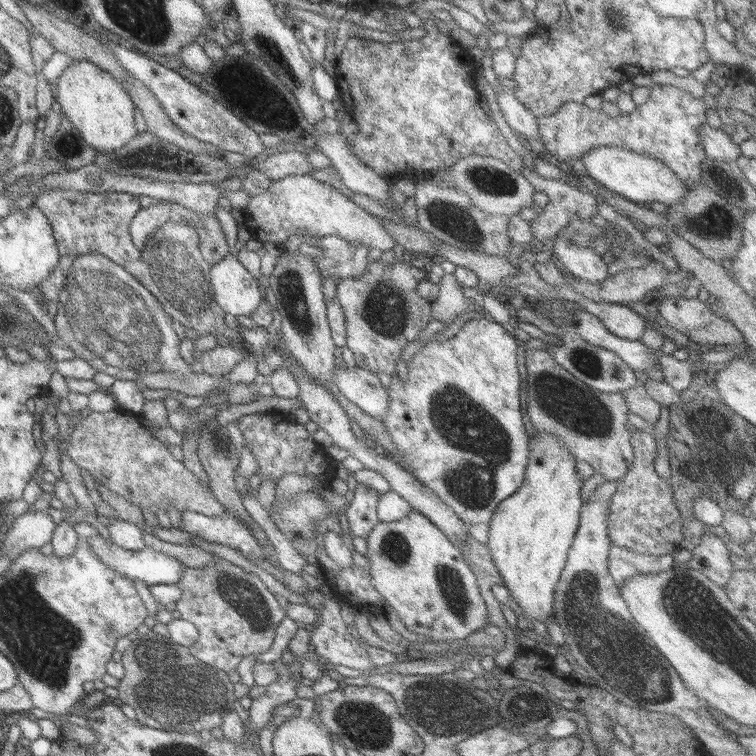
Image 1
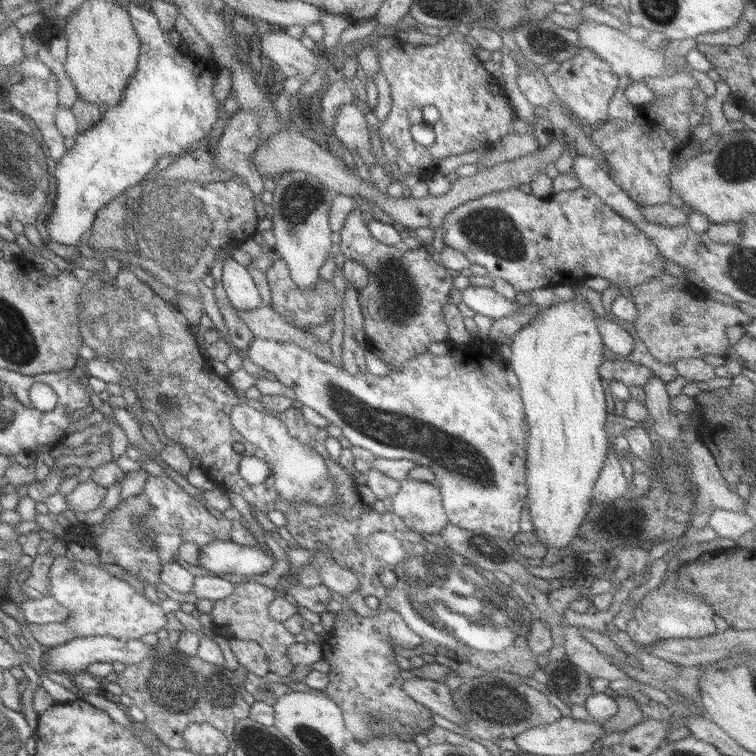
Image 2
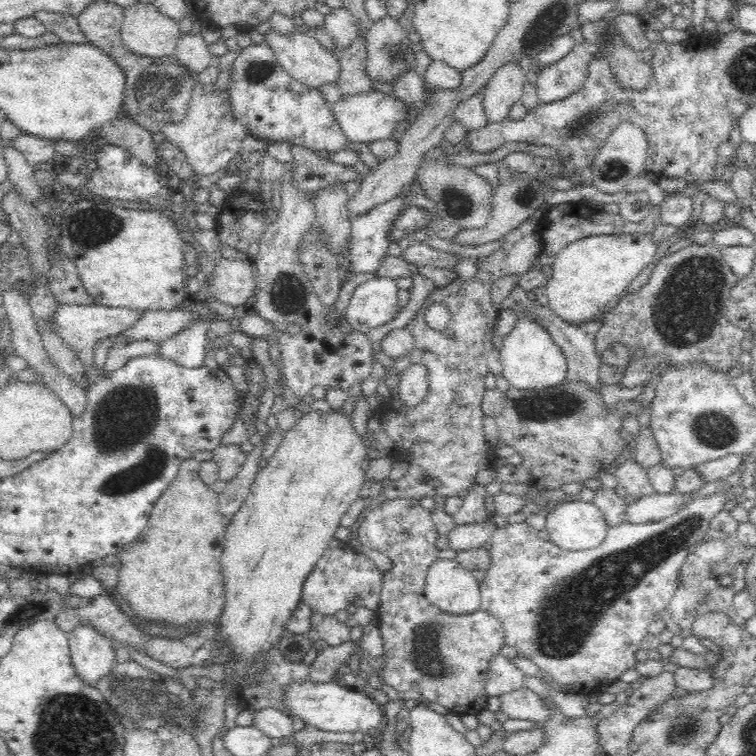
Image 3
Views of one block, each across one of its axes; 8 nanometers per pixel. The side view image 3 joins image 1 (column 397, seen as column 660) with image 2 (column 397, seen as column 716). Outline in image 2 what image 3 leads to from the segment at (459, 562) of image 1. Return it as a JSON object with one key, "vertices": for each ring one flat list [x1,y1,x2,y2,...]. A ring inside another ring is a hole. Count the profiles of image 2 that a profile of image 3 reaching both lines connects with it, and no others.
{"vertices":[[405,479,400,482,397,494,390,499,391,506,387,510,397,514,409,531,421,536,439,536,447,524,439,490,430,483]]}

